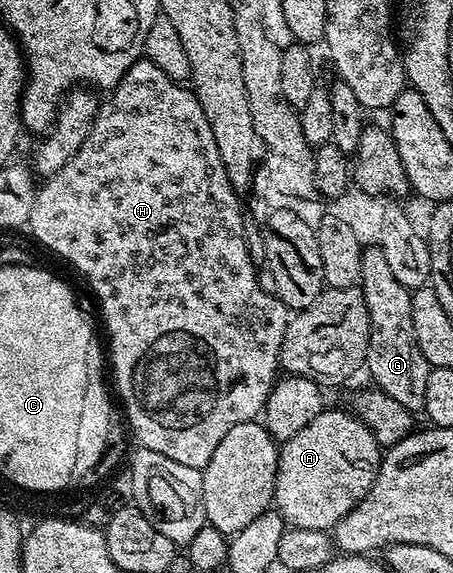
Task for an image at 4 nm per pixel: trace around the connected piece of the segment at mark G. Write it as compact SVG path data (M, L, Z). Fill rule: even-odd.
M370 245L362 250L359 286L369 310L369 348L365 367L377 382L374 383L376 390L387 397L395 397L395 401L399 401L399 405L408 411L424 412L427 377L431 368L415 341L415 324L411 321L411 291L395 279L381 247Z

